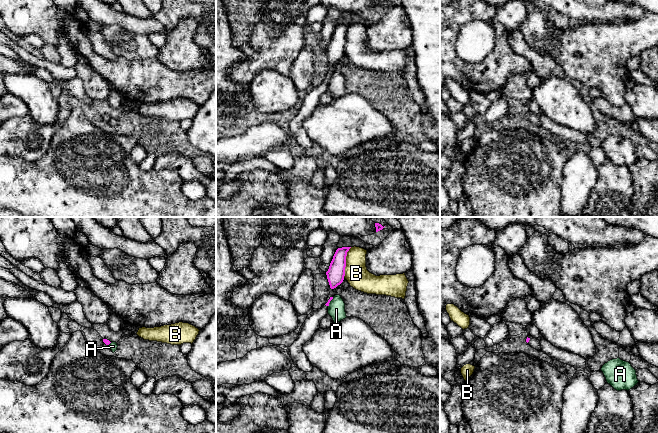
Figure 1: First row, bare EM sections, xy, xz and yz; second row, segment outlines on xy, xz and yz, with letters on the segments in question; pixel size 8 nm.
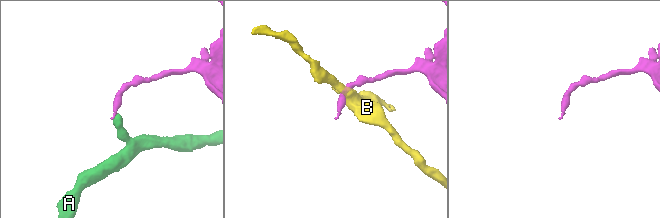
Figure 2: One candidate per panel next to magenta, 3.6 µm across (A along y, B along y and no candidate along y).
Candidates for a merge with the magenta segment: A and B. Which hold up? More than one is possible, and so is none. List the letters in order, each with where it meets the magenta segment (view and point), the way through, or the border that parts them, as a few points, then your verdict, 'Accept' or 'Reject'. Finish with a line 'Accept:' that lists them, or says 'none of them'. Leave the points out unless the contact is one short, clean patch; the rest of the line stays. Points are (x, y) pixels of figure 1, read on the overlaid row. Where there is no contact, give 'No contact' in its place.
A: Touches magenta at xz (329, 302). Reject
B: Touches magenta at xz (345, 262). Reject
Accept: none of them

